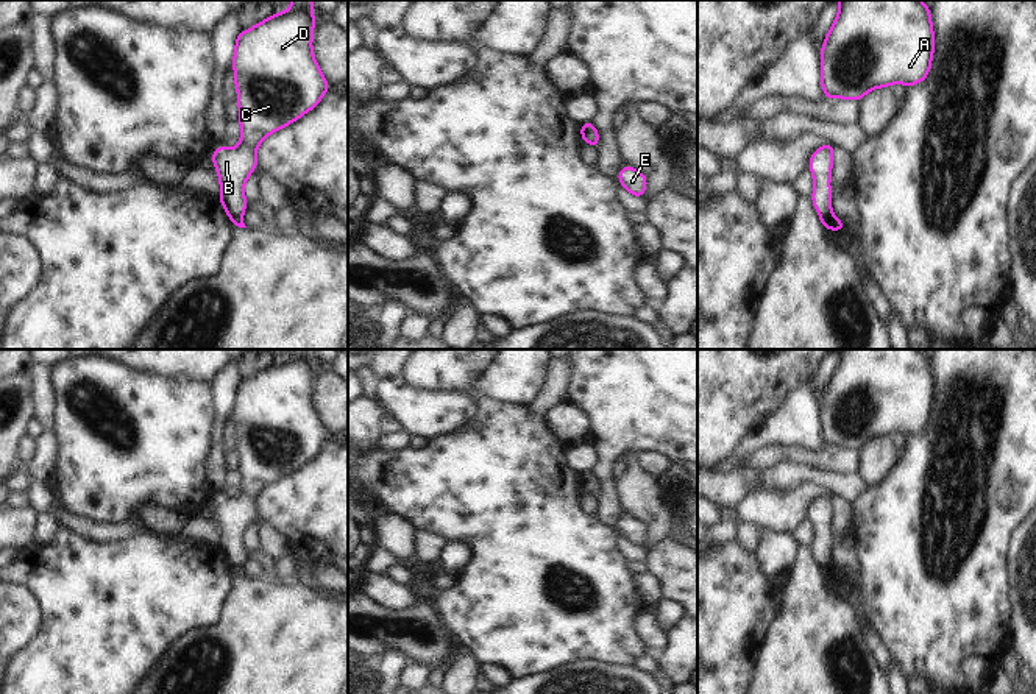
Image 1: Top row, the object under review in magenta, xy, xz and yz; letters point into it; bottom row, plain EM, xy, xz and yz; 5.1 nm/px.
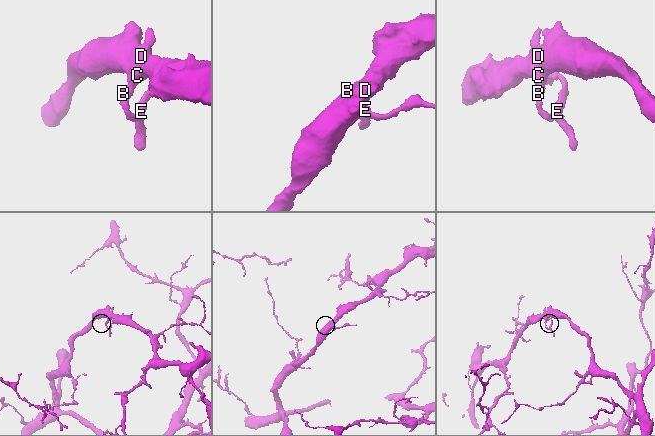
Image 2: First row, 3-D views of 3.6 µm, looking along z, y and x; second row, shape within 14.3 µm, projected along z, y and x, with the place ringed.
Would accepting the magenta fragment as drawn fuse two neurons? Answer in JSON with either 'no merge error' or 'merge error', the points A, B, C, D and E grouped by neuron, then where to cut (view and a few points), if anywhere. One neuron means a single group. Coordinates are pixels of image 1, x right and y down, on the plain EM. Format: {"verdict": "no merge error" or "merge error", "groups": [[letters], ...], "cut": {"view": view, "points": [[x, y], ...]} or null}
{"verdict": "merge error", "groups": [["A", "B", "C", "D"], ["E"]], "cut": {"view": "yz", "points": [[830, 563], [821, 568]]}}

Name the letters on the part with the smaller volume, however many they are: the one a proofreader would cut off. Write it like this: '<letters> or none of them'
E

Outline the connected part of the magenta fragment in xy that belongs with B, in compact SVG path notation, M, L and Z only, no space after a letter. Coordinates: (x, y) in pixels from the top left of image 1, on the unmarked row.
M292 349L289 360L276 362L247 381L240 381L234 398L234 432L237 437L240 493L231 499L217 496L212 513L220 527L220 546L229 568L247 560L245 530L257 518L256 499L275 480L314 459L331 437L312 401L314 349Z

